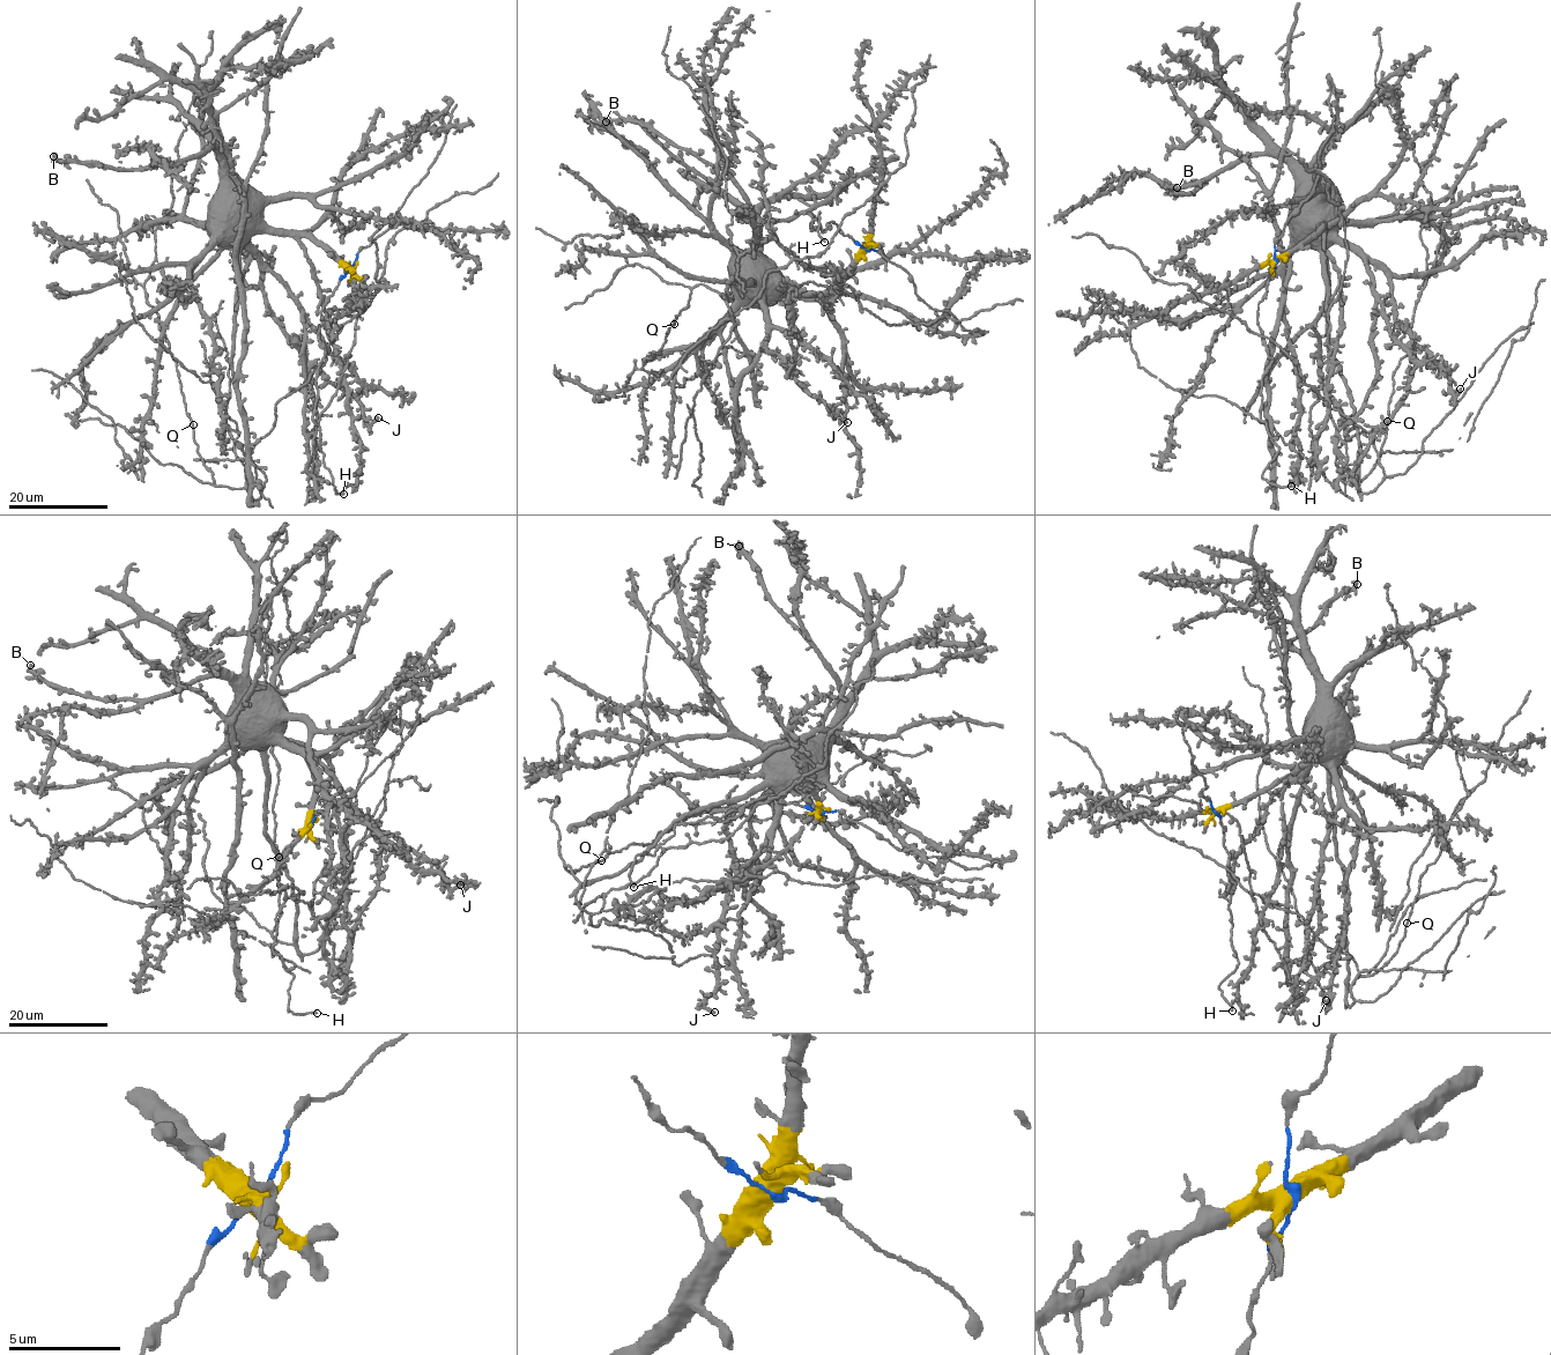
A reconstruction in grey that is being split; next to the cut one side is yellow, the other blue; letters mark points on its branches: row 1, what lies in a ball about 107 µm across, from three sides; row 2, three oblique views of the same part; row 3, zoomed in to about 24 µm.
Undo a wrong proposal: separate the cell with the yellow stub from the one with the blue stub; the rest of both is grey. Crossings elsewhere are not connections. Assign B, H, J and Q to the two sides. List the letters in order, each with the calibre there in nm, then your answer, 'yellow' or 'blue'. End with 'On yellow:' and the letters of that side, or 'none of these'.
B: 360 nm | yellow
H: 260 nm | blue
J: 440 nm | yellow
Q: 180 nm | yellow
On yellow: B, J, Q

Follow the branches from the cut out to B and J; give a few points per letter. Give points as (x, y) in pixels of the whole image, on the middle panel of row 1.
B: (867, 249), (823, 291), (792, 291), (758, 261), (754, 213), (725, 172), (646, 125), (607, 117), (606, 121)
J: (867, 249), (823, 291), (773, 288), (764, 300), (767, 328), (763, 348), (774, 353), (809, 394), (847, 422)

